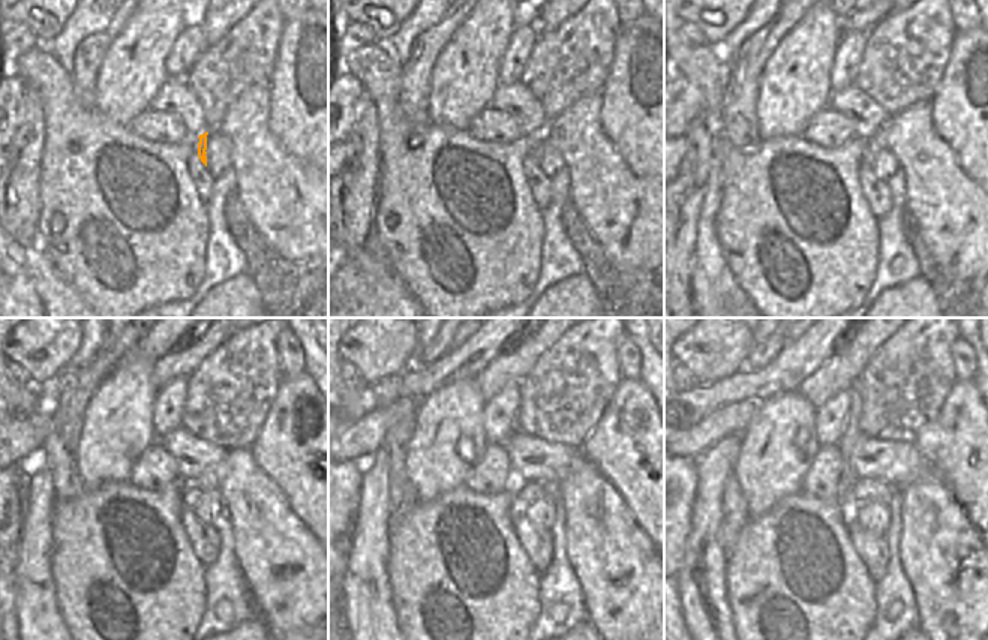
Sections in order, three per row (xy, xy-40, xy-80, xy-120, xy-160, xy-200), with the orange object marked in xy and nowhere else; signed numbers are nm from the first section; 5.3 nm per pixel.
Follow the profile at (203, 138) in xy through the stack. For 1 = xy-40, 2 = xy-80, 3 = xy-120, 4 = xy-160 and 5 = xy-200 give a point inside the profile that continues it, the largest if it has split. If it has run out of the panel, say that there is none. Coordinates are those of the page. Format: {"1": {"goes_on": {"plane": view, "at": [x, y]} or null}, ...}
{"1": {"goes_on": {"plane": "xy-40", "at": [537, 153]}}, "2": {"goes_on": {"plane": "xy-80", "at": [871, 152]}}, "3": {"goes_on": {"plane": "xy-120", "at": [192, 492]}}, "4": {"goes_on": {"plane": "xy-160", "at": [523, 493]}}, "5": {"goes_on": {"plane": "xy-200", "at": [862, 492]}}}

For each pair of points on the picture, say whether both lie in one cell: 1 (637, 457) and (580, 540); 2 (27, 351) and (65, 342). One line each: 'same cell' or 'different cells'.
1: different cells
2: same cell

